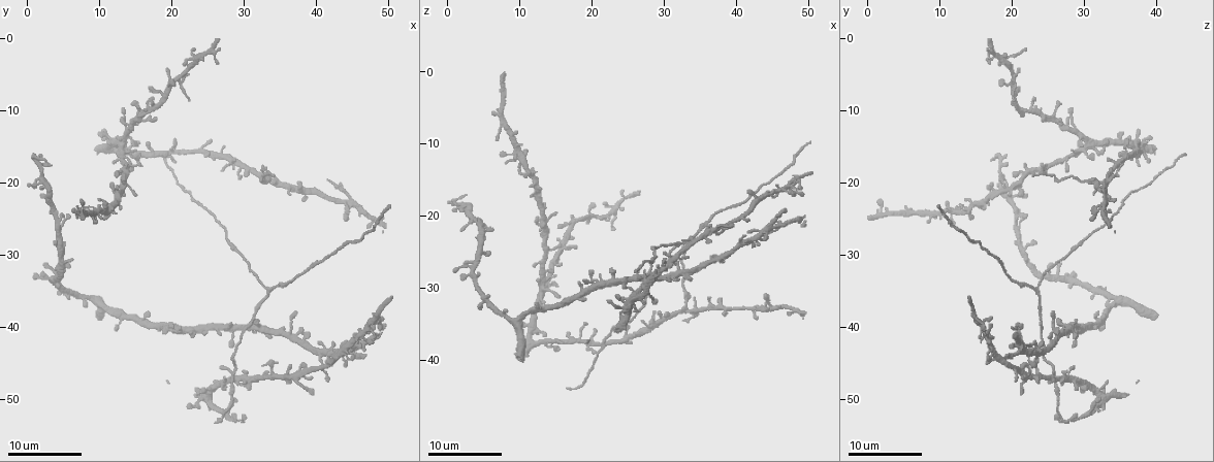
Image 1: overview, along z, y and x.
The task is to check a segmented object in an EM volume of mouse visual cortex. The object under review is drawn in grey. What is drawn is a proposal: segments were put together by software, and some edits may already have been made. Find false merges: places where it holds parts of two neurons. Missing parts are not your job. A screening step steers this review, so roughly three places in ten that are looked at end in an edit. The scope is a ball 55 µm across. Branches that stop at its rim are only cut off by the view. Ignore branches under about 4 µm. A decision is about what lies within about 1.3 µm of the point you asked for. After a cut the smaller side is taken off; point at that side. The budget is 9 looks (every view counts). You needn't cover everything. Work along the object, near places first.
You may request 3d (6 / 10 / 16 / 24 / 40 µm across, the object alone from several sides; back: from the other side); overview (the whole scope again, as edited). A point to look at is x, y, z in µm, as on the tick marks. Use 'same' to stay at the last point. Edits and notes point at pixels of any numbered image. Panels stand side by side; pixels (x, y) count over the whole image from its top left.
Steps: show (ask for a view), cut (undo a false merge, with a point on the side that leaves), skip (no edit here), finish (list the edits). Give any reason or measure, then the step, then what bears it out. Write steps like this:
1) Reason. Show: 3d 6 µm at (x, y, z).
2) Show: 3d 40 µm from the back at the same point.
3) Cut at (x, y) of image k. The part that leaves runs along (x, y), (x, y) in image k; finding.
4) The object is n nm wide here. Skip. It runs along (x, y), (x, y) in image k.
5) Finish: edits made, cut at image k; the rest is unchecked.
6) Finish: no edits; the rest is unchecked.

Show: 3d 16 µm at (33.5, 34.5, 23.5).

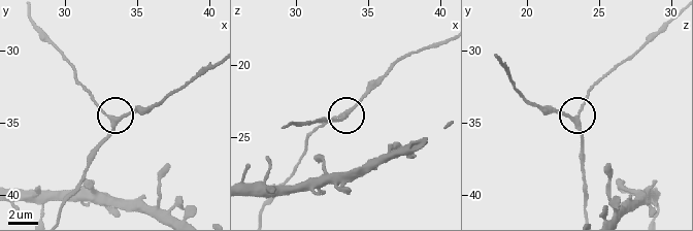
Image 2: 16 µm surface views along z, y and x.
The object is 250 nm wide here. Skip. It runs along (587, 213), (584, 136), (579, 118), (543, 110) in image 2; one neuron here.

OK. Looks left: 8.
Looks like a crossing. Show: 3d 10 µm at (13.0, 14.5, 30.5).

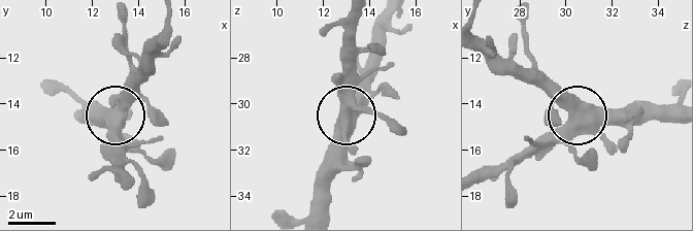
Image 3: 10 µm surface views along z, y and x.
Other side. Show: 3d 10 µm from the back at (13.2, 14.7, 30.3).

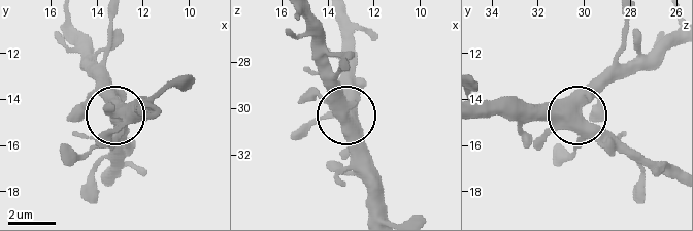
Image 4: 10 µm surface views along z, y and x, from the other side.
Skip. It runs along (482, 116), (576, 113), (627, 64) in image 4; continuous, no second neuron.

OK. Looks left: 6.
Three-way junction. Show: 3d 10 µm at (28.0, 48.0, 26.0).

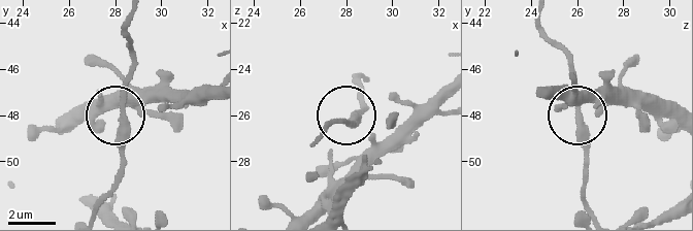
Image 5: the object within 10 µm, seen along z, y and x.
From behind. Show: 3d 10 µm from the back at (28.3, 48.0, 26.1).

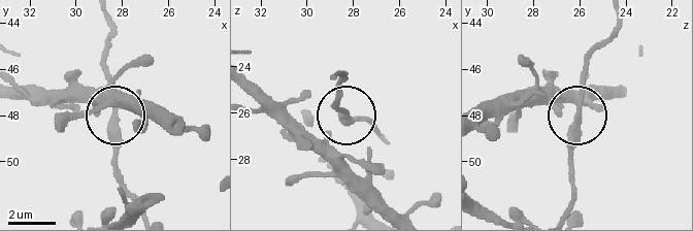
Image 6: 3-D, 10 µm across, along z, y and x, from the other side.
3 arms meet here. Skip. It runs along (103, 52), (116, 116), (116, 178) in image 6; one neuron here.

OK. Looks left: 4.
Show: 3d 10 µm at (20.0, 19.0, 40.0).

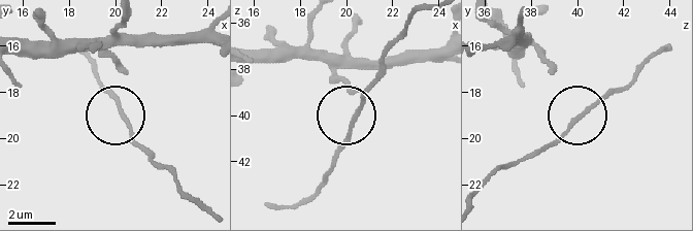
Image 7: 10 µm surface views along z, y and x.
The object is 160 nm wide here. Skip. It runs along (407, 22), (327, 173) in image 7; continuous, no second neuron.

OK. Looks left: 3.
Finish: no edits; the rest is unchecked.

